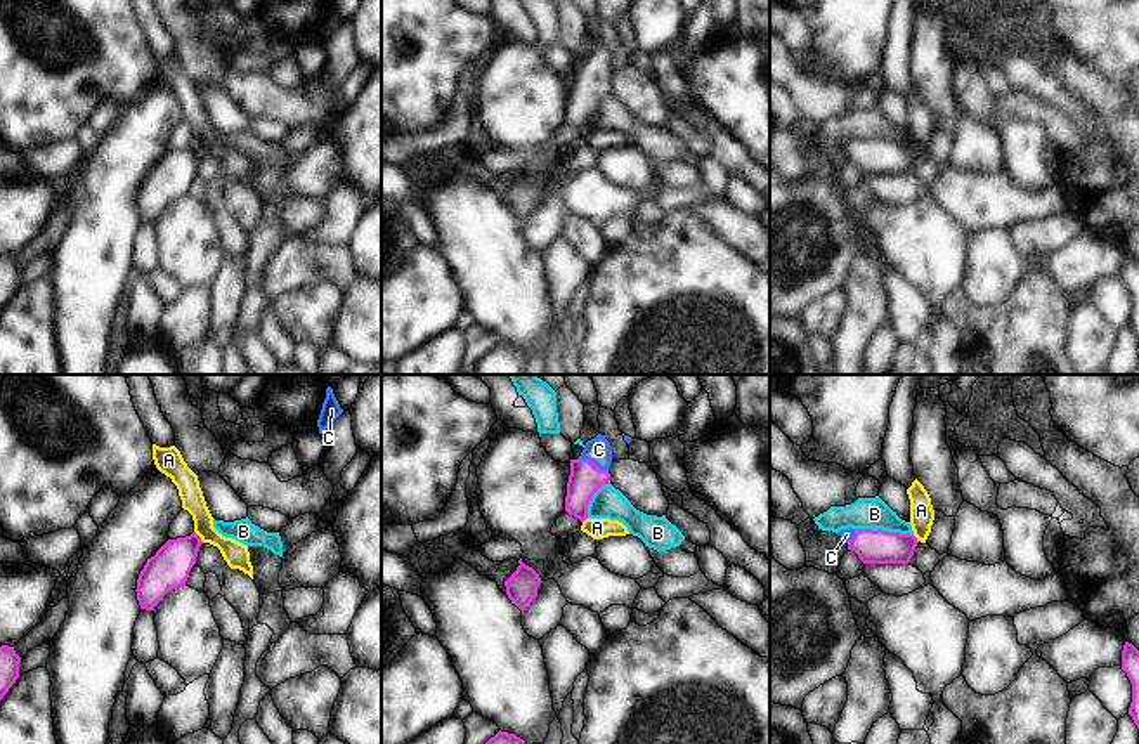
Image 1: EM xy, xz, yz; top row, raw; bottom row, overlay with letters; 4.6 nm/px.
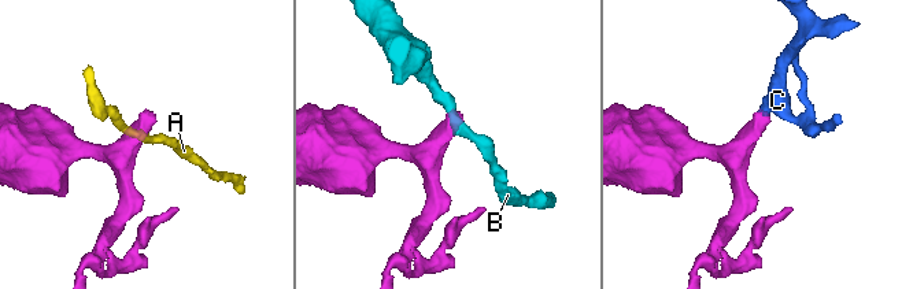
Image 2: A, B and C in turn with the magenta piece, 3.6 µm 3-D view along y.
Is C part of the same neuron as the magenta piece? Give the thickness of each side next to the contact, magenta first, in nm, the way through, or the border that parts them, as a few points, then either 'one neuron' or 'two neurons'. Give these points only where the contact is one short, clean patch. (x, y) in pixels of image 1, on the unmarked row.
150 nm thick on the magenta side, 120 nm on the other; runs through xz (585, 91), (592, 75), (598, 61); one neuron

